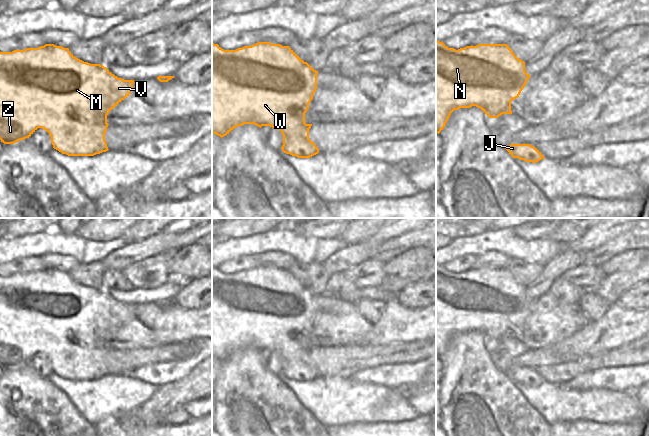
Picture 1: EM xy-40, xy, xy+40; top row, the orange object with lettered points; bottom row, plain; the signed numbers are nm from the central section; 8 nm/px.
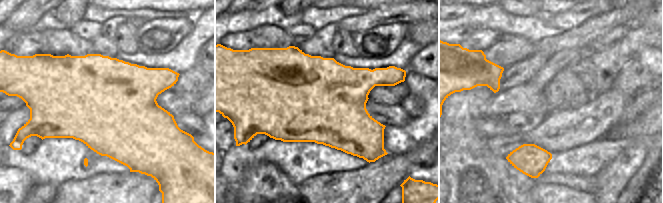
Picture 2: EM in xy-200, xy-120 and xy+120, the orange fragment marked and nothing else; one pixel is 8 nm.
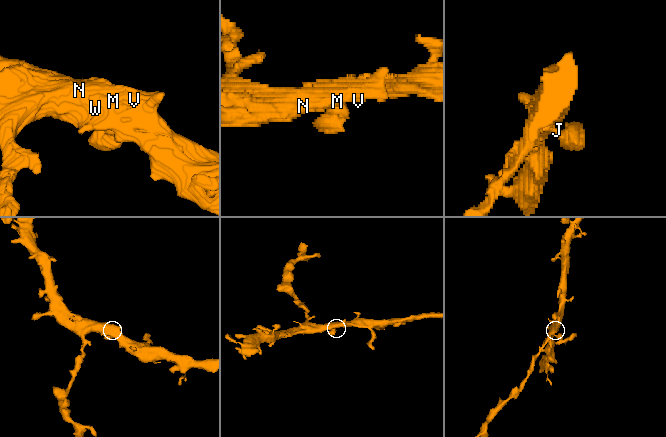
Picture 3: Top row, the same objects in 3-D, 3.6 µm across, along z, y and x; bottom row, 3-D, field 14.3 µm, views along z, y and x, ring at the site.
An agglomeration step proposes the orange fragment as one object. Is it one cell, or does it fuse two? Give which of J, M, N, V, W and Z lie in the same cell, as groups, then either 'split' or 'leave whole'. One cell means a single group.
groups J M N V W Z; leave whole

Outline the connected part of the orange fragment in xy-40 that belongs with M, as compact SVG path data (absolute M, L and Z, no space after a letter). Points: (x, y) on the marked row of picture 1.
M45 44L12 52L0 52L0 140L14 144L29 138L38 128L46 130L53 148L68 156L94 156L108 151L105 141L107 115L133 88L134 80L124 80L100 64L76 58L69 48Z

